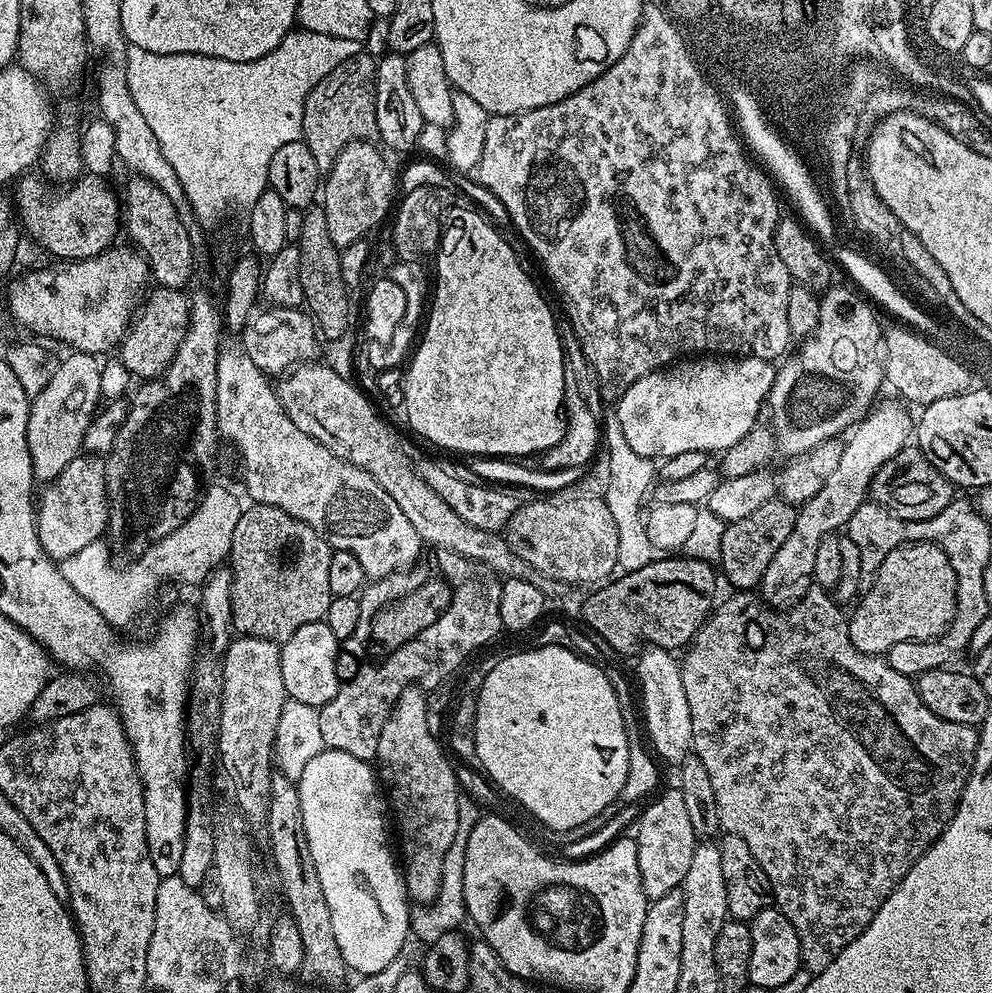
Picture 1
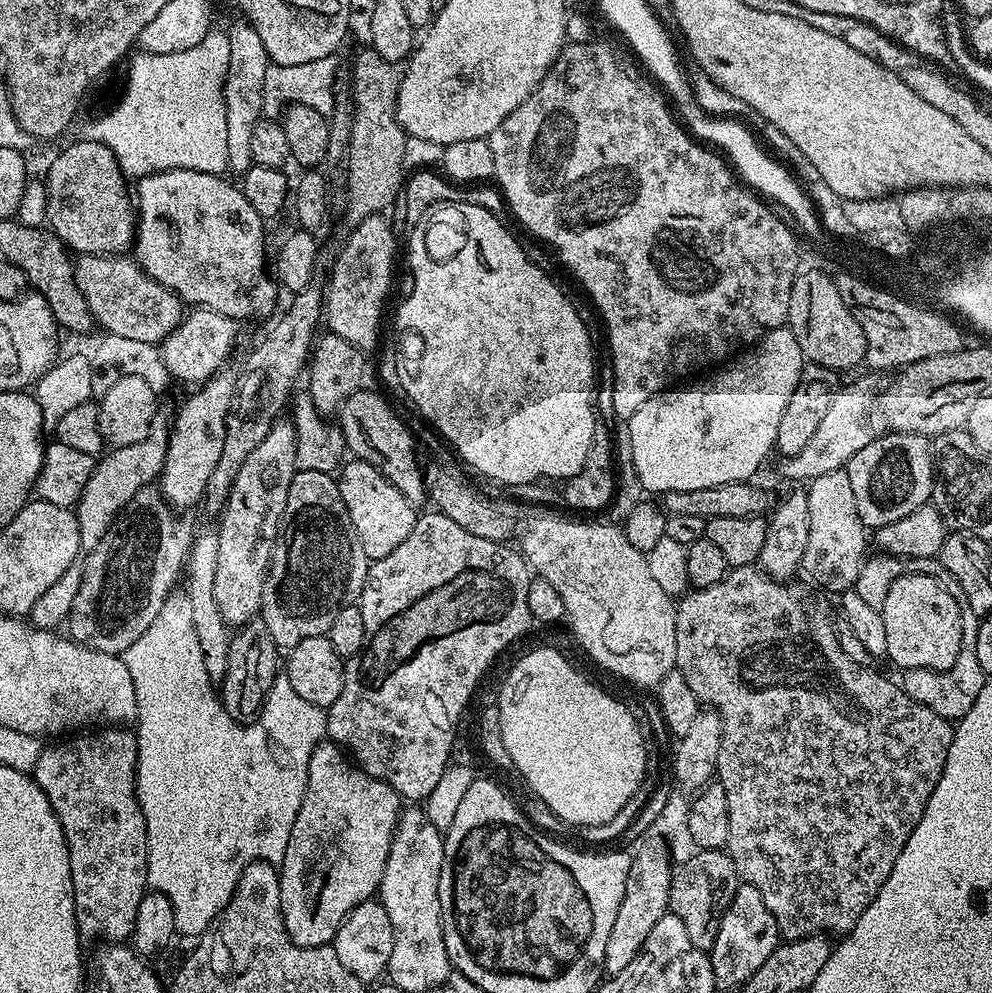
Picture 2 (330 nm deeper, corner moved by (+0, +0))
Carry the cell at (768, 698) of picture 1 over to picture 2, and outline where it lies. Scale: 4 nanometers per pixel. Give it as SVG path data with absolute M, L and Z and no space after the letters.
M747 564L741 568L729 570L722 578L722 582L714 582L714 586L706 586L705 588L689 591L687 594L679 597L676 604L675 671L680 672L686 678L686 682L690 685L690 690L694 690L694 694L700 700L701 705L716 711L722 722L722 750L718 750L716 776L718 777L718 783L726 790L726 802L730 806L730 838L726 845L726 851L734 862L736 872L740 875L741 881L745 884L754 885L758 890L758 894L762 894L762 902L766 902L770 914L774 914L774 918L778 922L778 930L785 941L805 940L807 936L819 936L821 934L831 934L833 937L843 938L848 935L850 930L854 930L854 926L858 922L858 918L862 918L866 906L870 906L870 902L874 902L878 890L882 890L886 878L890 878L890 870L894 870L894 862L898 862L898 854L902 854L906 842L910 842L910 834L914 834L914 826L918 826L918 822L926 810L926 802L930 802L930 794L934 794L934 786L938 786L938 778L942 778L944 773L946 758L948 757L954 731L953 725L949 720L934 714L934 710L926 710L926 706L914 702L914 698L910 698L897 681L895 684L894 681L887 680L884 676L879 676L874 670L875 667L859 664L854 662L854 658L848 657L842 651L842 646L836 637L836 620L834 615L832 616L831 610L828 609L827 602L823 600L825 597L815 587L812 587L813 589L807 588L804 584L796 583L775 580L774 577L768 576L759 567Z

